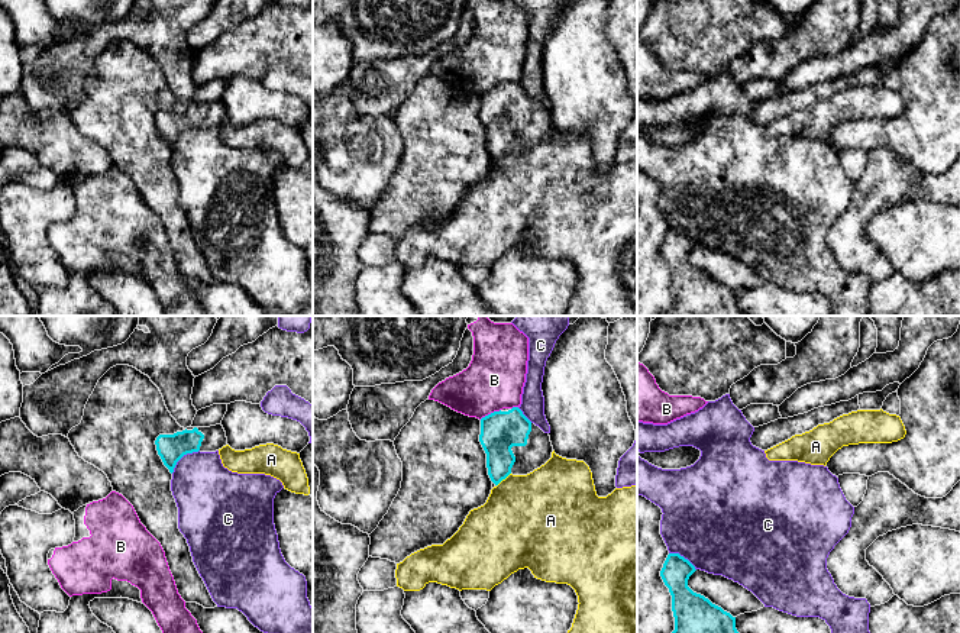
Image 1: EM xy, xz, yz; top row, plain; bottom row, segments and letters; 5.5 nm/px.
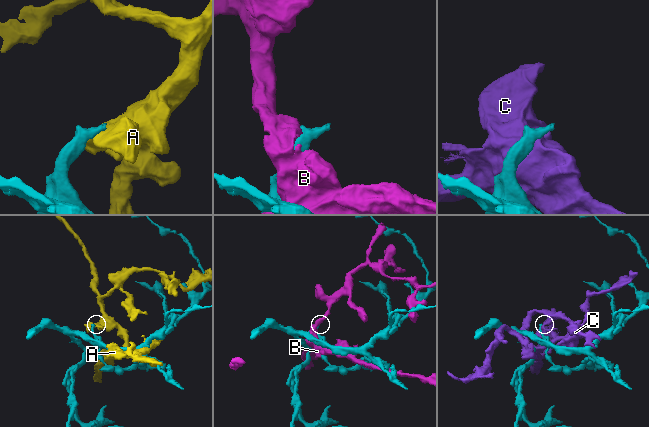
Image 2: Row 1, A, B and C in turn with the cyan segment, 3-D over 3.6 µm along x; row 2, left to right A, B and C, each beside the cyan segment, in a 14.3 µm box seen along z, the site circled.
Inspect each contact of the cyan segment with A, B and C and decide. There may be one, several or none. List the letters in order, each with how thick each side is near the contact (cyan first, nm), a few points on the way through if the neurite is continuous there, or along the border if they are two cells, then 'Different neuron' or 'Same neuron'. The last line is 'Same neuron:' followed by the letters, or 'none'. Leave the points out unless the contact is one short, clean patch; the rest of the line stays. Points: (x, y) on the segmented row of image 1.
A: Thickness 200 nm (cyan) against 460 nm. Different neuron
B: Thickness 220 nm (cyan) against 320 nm. Different neuron
C: Thickness 160 nm (cyan) against 360 nm. Different neuron
Same neuron: none

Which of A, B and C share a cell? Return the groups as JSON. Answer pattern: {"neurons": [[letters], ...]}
{"neurons": [["A"], ["B"], ["C"]]}

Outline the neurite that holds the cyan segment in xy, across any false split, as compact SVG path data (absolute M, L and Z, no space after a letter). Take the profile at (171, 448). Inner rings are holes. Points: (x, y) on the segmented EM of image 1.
M222 424L210 427L187 427L174 435L159 435L155 440L158 455L164 465L174 472L177 462L187 453L216 452L227 445Z

